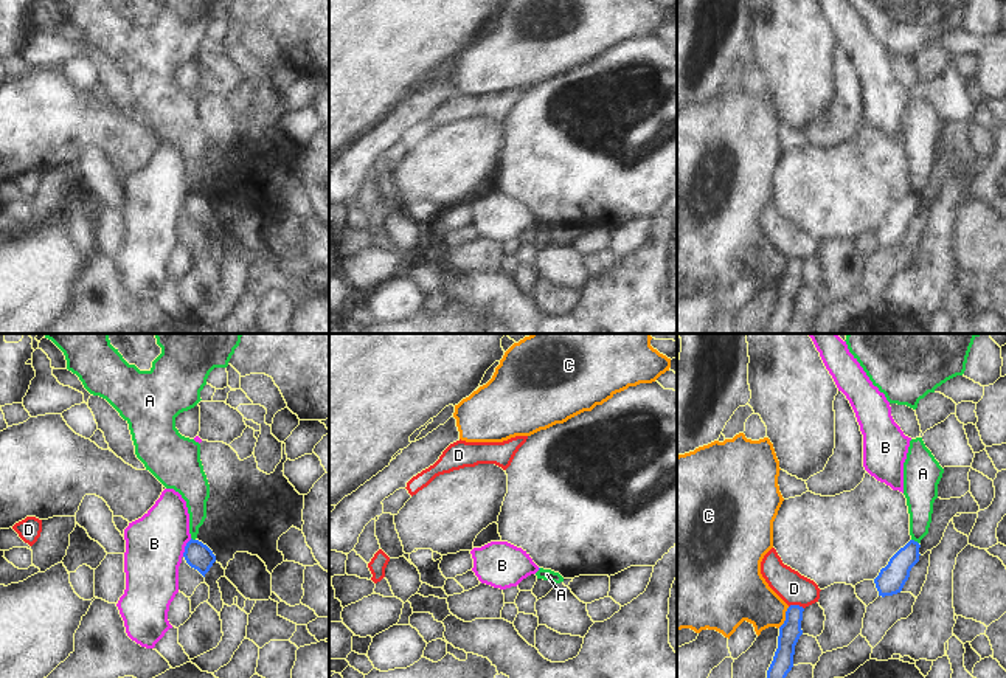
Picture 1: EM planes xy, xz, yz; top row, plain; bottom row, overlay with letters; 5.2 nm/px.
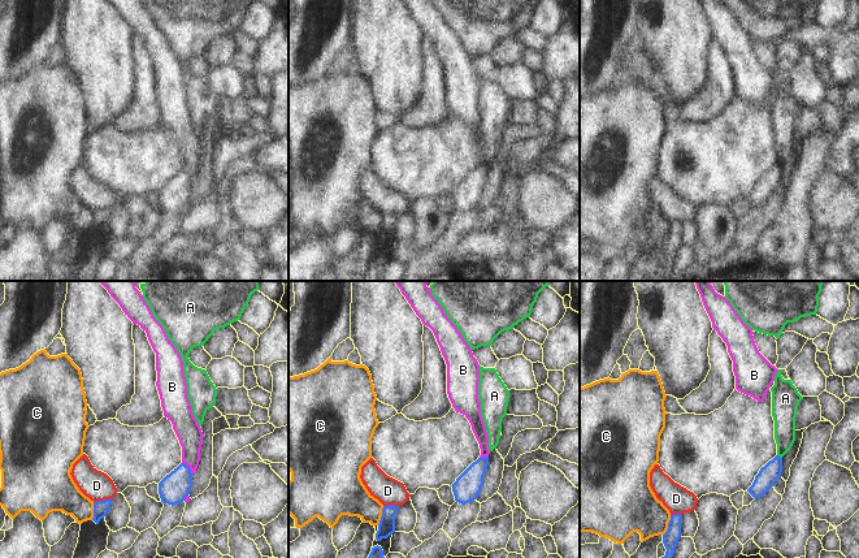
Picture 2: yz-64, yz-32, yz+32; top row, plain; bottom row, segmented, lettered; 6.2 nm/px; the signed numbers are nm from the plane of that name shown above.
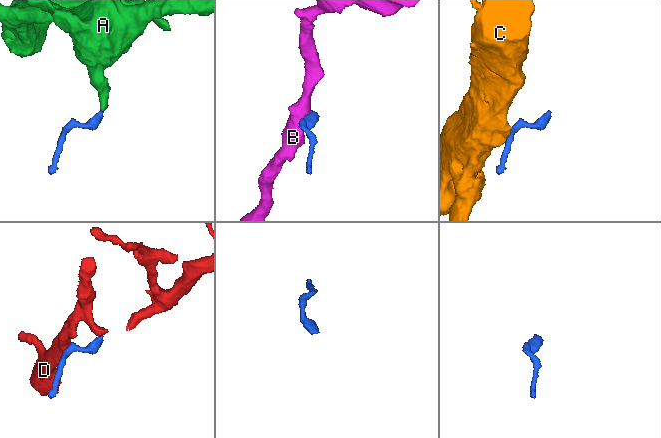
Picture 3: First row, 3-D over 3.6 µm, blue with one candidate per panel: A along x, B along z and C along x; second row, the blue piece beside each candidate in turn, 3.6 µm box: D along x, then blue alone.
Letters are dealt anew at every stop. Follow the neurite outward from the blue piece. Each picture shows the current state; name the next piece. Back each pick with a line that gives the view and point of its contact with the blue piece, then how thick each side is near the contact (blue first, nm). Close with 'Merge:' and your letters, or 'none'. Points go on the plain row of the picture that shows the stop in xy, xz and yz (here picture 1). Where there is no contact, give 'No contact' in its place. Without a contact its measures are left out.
Merge: none

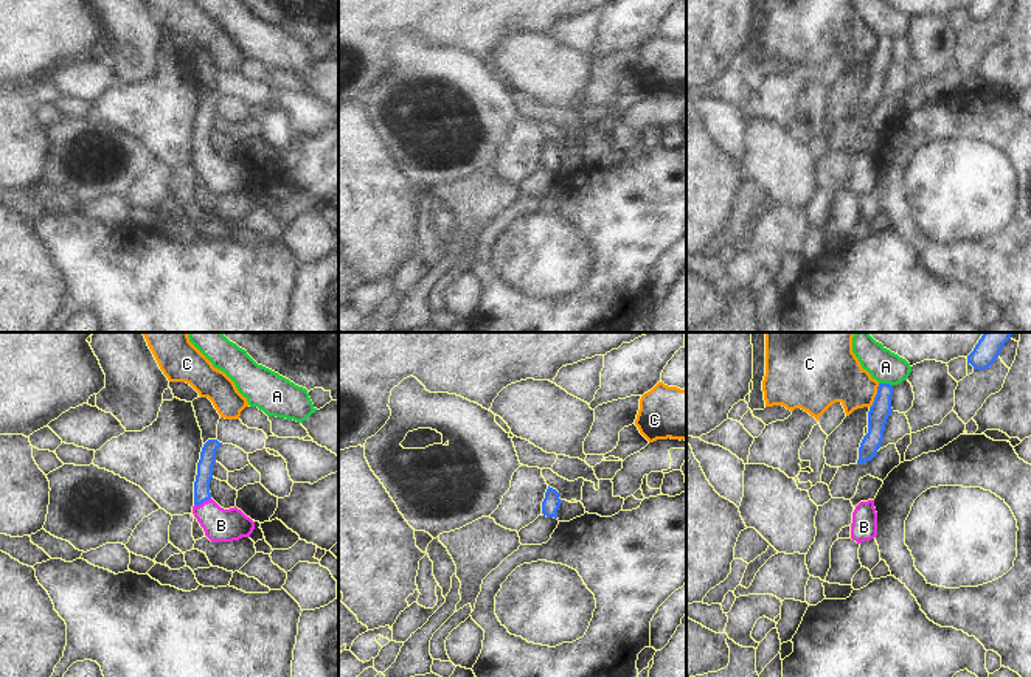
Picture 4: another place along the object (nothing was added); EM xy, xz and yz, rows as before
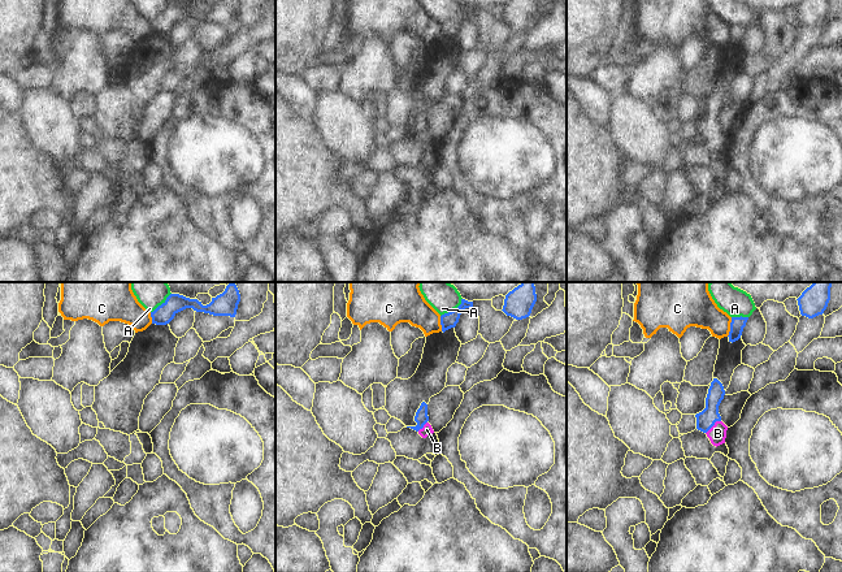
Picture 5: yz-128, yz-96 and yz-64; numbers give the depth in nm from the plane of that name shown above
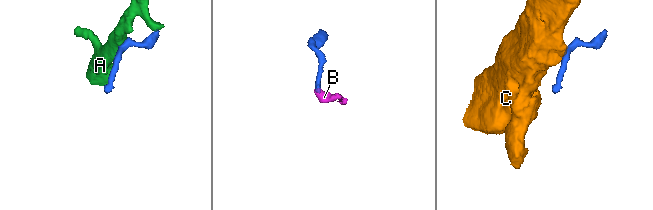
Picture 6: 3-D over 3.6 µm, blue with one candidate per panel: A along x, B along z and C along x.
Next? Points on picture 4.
B: Touches blue at xy (202, 154). Thickness 80 nm (blue) against 180 nm
Merge: B

